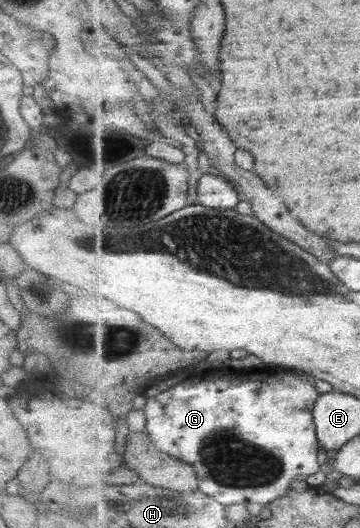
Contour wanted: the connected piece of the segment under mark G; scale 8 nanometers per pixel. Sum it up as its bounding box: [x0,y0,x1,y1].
[141,367,322,507]

